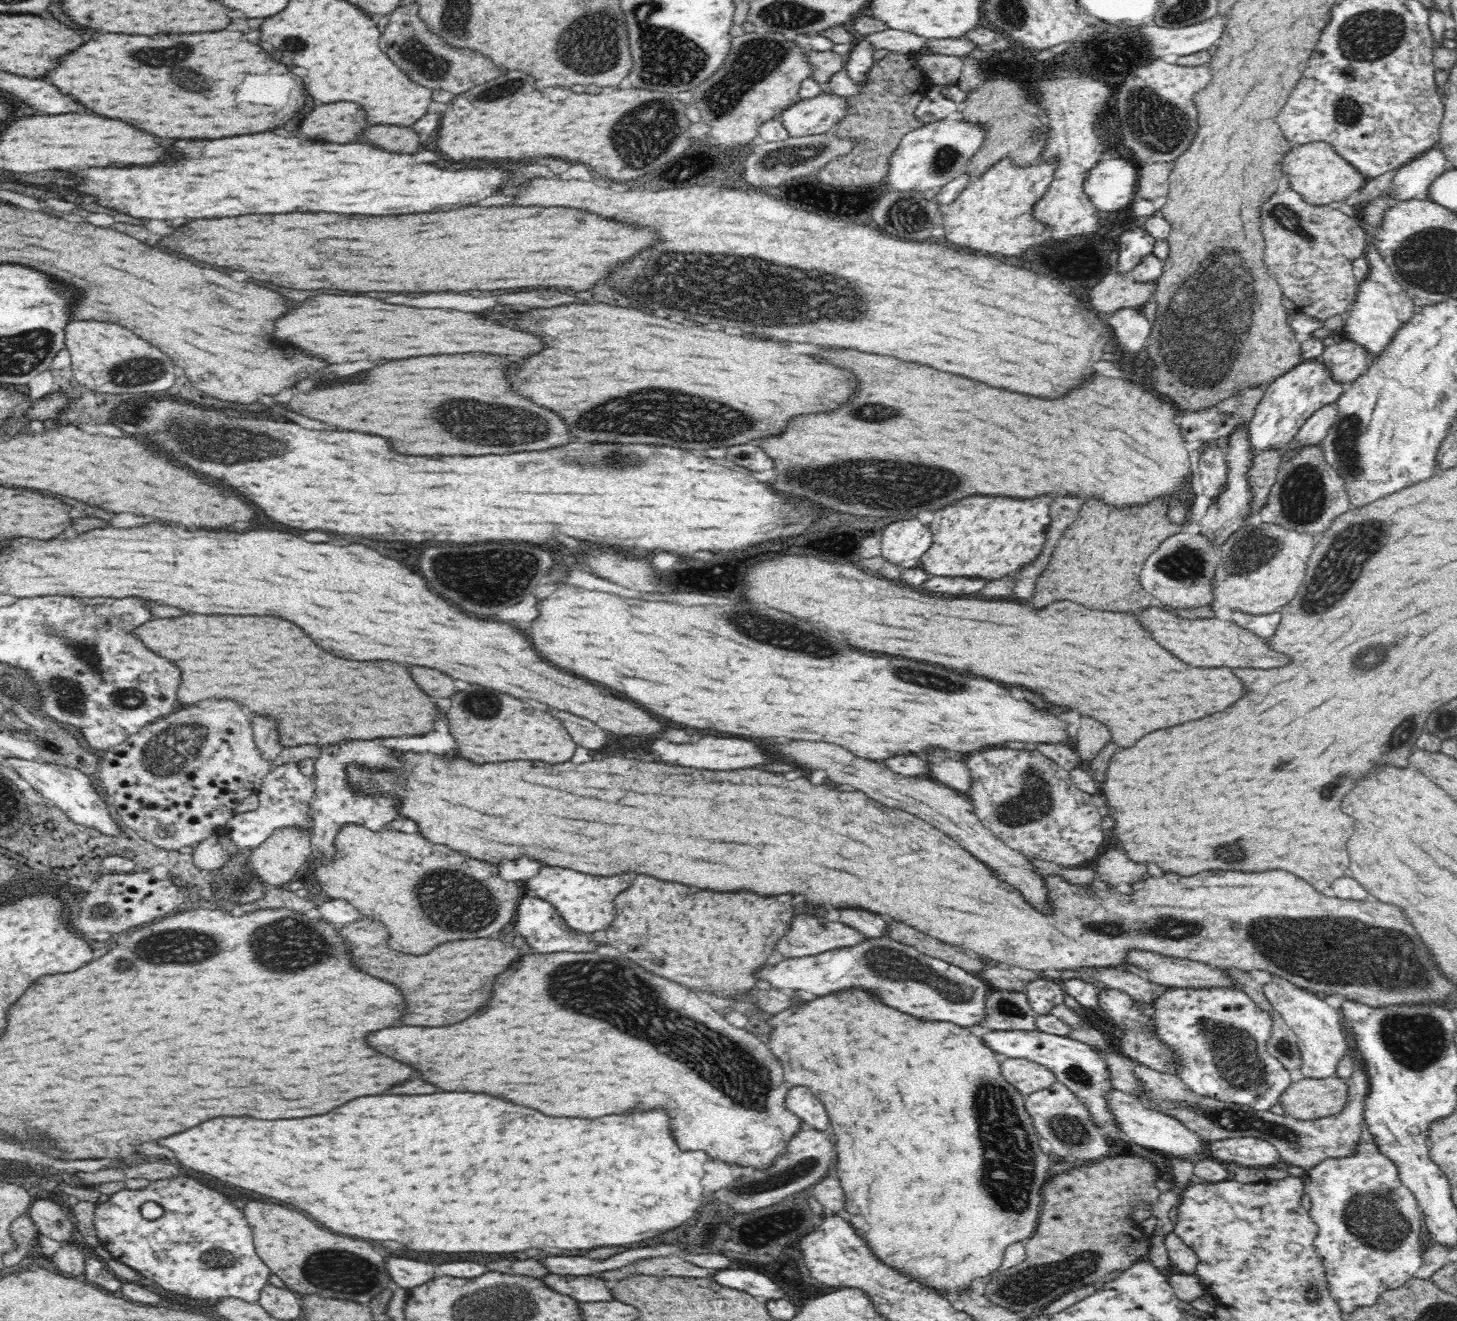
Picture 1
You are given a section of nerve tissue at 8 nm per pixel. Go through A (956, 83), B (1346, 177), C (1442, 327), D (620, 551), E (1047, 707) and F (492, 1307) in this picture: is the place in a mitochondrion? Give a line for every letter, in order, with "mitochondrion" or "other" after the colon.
A: other
B: other
C: other
D: other
E: other
F: mitochondrion

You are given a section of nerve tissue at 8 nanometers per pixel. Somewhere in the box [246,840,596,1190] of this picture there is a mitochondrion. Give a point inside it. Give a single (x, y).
(443, 896)

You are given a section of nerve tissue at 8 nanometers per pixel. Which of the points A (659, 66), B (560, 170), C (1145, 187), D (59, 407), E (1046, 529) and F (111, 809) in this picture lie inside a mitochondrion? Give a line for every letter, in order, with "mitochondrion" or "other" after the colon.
A: mitochondrion
B: other
C: other
D: other
E: other
F: other

